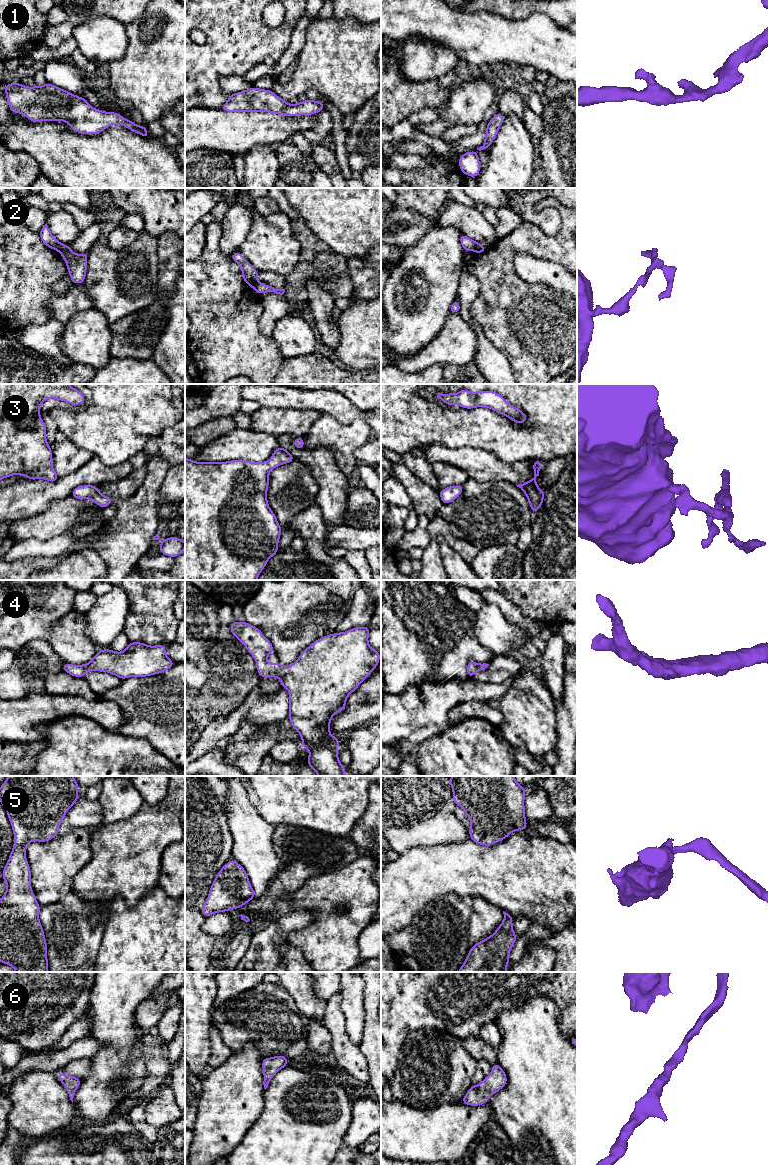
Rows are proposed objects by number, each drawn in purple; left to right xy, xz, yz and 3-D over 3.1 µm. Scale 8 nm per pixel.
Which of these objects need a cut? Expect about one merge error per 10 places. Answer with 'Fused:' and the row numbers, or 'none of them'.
Fused: 2

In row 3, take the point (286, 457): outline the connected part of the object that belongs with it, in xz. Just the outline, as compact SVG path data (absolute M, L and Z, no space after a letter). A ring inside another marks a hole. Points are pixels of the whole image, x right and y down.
M282 446L277 448L266 462L231 460L212 463L196 462L185 457L185 580L257 580L268 560L278 552L278 542L282 531L267 501L269 473L279 465L294 460L295 458Z

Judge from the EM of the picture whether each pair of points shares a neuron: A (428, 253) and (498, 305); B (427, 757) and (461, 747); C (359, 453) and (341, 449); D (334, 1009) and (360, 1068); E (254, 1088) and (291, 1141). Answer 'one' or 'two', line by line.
A: two
B: one
C: two
D: one
E: two

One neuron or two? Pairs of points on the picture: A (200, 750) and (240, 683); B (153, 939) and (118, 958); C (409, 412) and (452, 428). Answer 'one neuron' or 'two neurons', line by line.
A: two neurons
B: one neuron
C: one neuron

